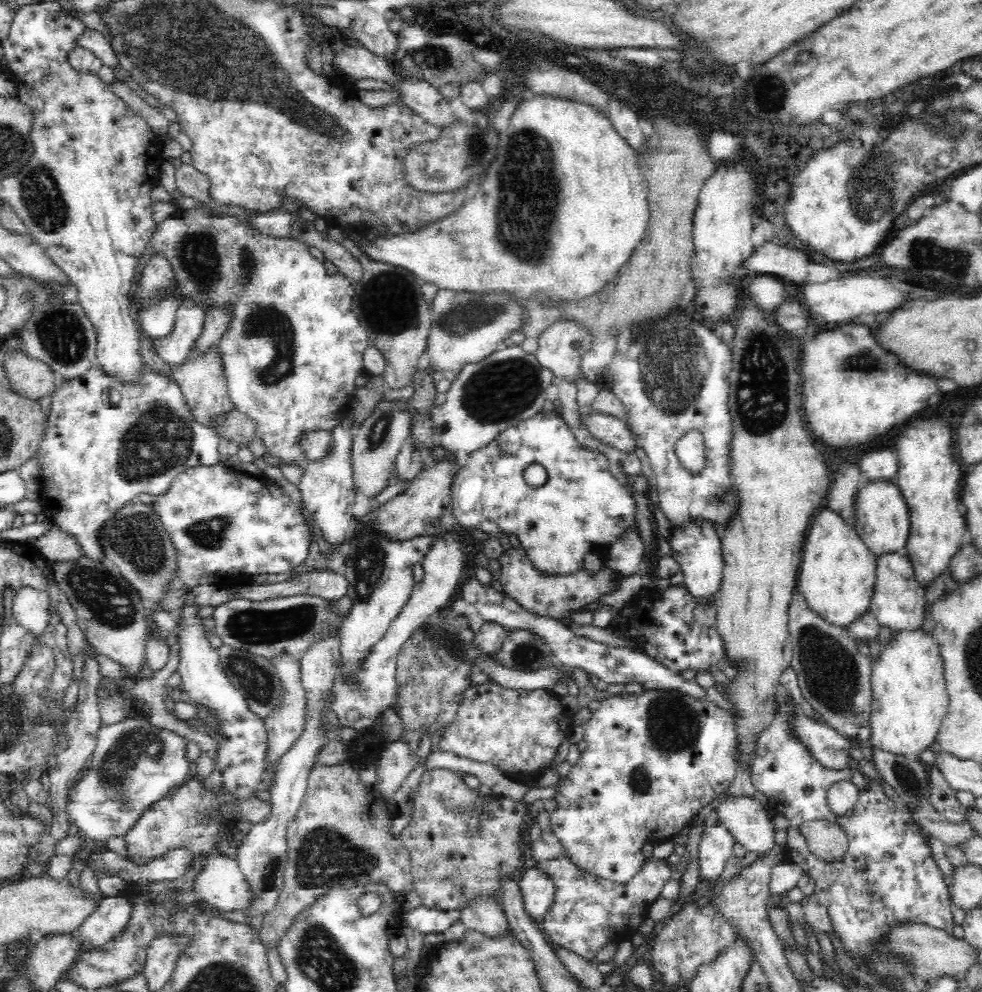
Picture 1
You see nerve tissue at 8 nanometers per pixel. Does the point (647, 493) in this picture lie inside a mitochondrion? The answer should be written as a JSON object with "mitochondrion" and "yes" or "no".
{"mitochondrion":"no"}

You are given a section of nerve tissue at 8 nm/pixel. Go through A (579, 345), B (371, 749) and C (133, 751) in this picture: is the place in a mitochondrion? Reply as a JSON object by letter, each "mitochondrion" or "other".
{"A":"other","B":"other","C":"mitochondrion"}

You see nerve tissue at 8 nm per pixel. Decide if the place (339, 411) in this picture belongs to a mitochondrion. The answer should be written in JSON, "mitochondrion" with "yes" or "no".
{"mitochondrion":"no"}

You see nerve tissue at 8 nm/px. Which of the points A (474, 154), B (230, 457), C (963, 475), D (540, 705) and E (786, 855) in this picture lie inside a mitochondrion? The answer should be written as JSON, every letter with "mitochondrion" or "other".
{"A":"mitochondrion","B":"other","C":"other","D":"other","E":"other"}

